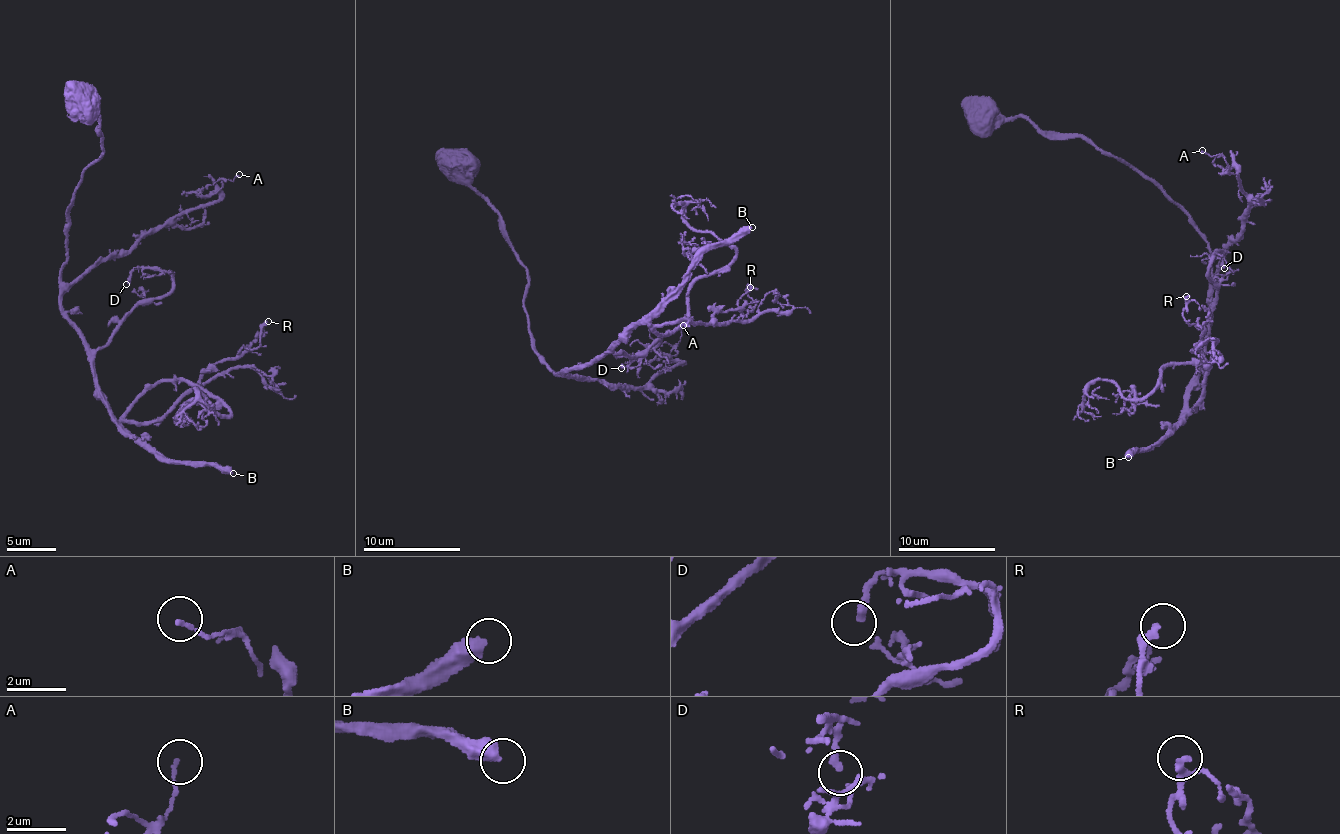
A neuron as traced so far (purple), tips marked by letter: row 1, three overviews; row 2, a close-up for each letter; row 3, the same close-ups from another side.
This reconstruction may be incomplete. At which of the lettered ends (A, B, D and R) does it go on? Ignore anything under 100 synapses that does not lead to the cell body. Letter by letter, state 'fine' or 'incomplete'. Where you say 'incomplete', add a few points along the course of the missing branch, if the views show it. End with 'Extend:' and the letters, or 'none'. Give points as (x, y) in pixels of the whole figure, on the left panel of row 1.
A: fine
B: incomplete
D: fine
R: fine
Extend: B

